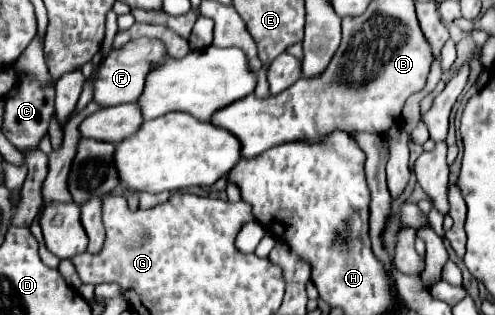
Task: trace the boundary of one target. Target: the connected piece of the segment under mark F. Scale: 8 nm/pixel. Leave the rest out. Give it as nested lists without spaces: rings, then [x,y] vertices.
[[[146,37],[134,39],[120,49],[112,49],[106,55],[106,59],[98,65],[94,77],[90,79],[90,83],[94,85],[94,101],[100,107],[110,107],[110,105],[126,103],[122,99],[138,99],[138,93],[142,93],[142,85],[144,85],[150,65],[156,61],[162,61],[162,57],[166,57],[162,43],[154,39],[146,39]]]

